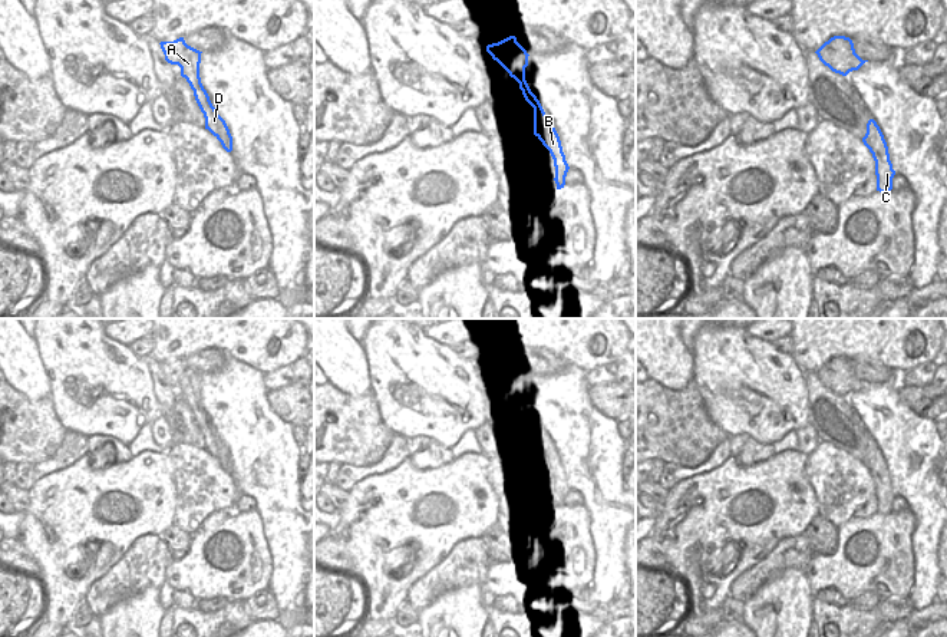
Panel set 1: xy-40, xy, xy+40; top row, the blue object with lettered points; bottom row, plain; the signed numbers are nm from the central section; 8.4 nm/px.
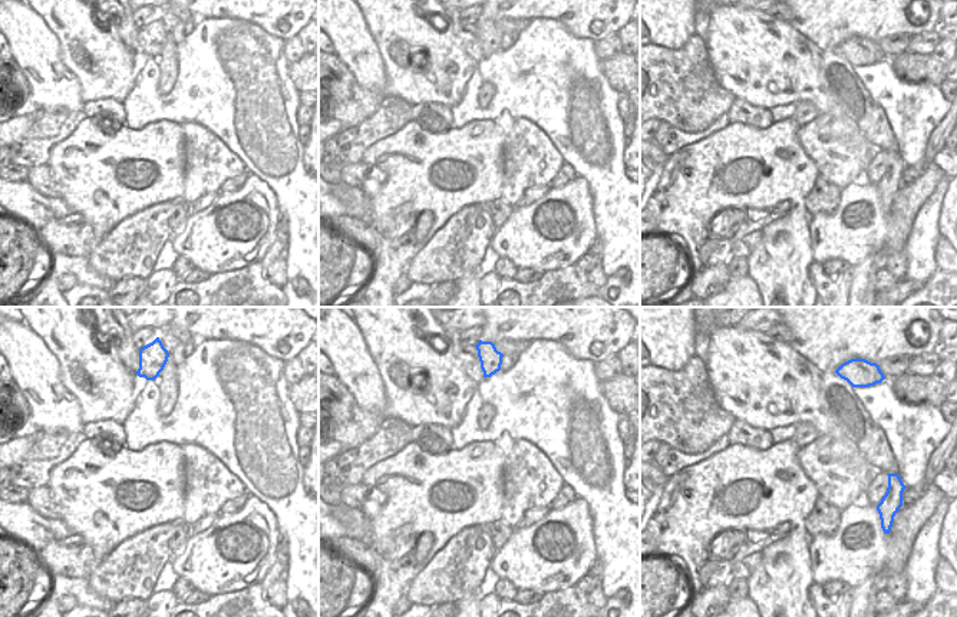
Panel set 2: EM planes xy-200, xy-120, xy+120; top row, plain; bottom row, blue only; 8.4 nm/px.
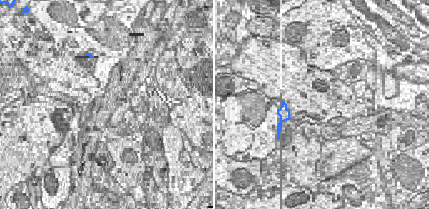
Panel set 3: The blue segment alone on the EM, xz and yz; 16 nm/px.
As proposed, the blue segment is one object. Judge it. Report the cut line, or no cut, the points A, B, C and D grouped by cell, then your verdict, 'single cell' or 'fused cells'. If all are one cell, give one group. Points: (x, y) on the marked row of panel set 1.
cut in xy-40 along (200, 81), (194, 91); A / B C D; fused cells

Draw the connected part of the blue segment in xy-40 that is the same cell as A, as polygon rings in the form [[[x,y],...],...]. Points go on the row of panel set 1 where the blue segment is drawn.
[[[184,37],[174,42],[161,42],[159,44],[165,60],[171,65],[178,65],[181,67],[181,76],[185,77],[191,89],[195,90],[201,82],[199,63],[202,52],[188,46]]]

